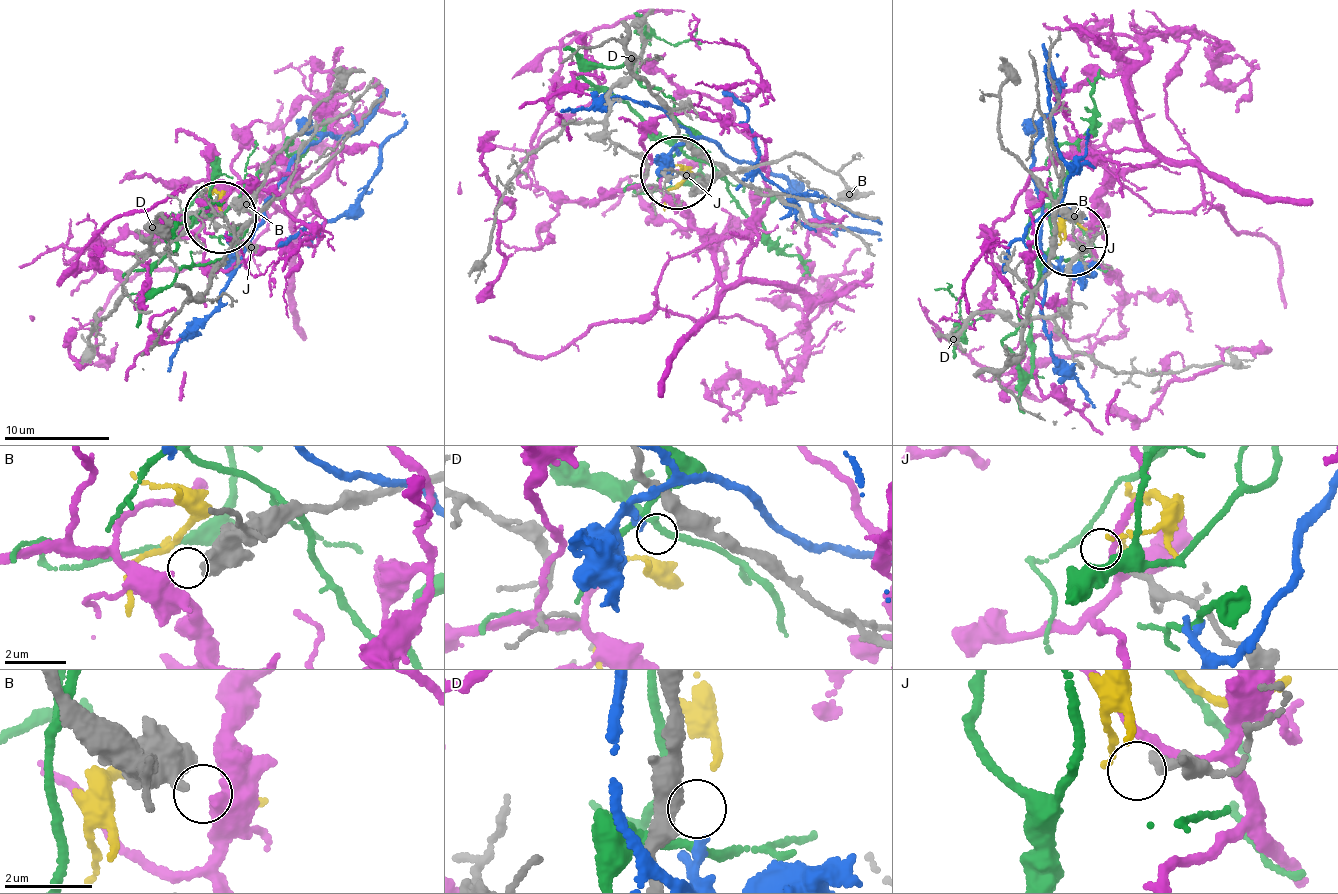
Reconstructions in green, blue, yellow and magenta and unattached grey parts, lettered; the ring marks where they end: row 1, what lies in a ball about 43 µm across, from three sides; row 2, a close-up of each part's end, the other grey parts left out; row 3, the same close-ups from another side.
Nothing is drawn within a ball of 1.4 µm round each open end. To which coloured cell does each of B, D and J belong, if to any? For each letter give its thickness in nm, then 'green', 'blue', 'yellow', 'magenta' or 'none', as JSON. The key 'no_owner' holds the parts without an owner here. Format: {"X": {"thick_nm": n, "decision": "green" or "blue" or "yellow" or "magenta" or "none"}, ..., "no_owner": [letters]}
{"B": {"thick_nm": 550, "decision": "magenta"}, "D": {"thick_nm": 300, "decision": "blue"}, "J": {"thick_nm": 240, "decision": "none"}, "no_owner": ["J"]}

